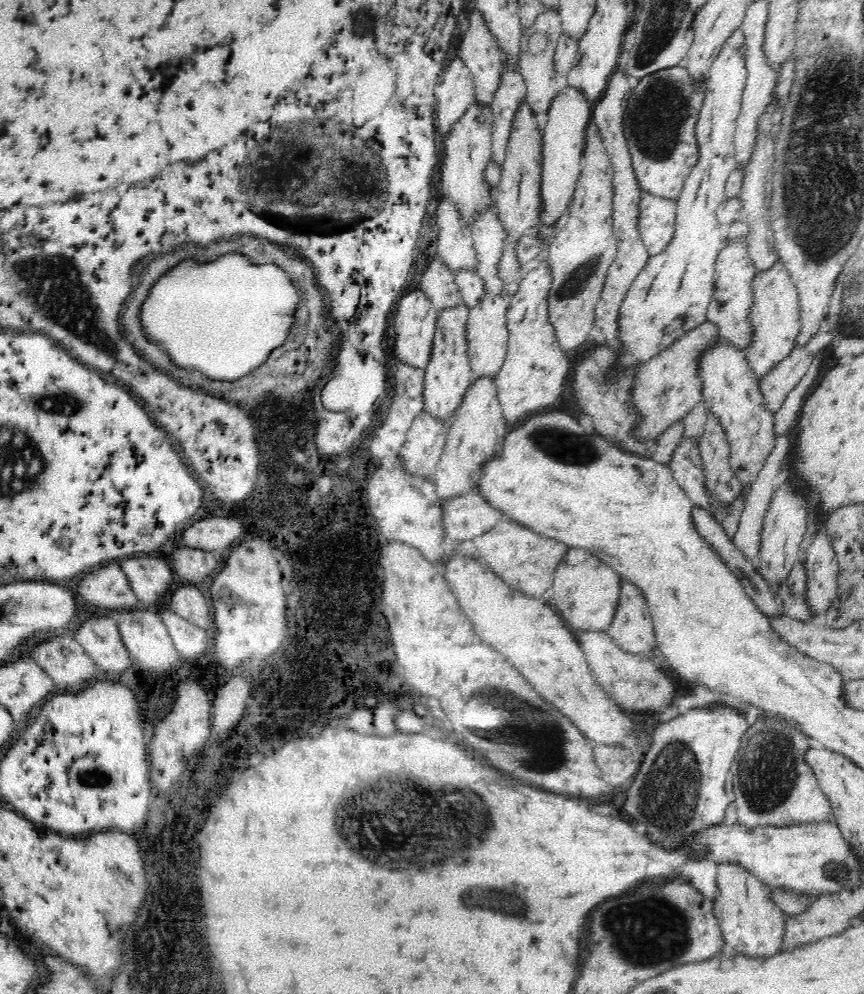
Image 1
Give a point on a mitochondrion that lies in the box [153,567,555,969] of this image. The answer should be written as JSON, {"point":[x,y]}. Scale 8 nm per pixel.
{"point":[461,826]}

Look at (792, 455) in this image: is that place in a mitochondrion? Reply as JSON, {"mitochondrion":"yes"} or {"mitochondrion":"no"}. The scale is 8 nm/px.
{"mitochondrion":"no"}

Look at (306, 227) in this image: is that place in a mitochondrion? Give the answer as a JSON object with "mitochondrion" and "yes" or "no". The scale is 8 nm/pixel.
{"mitochondrion":"no"}

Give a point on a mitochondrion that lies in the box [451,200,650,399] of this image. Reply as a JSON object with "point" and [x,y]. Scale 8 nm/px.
{"point":[573,283]}

